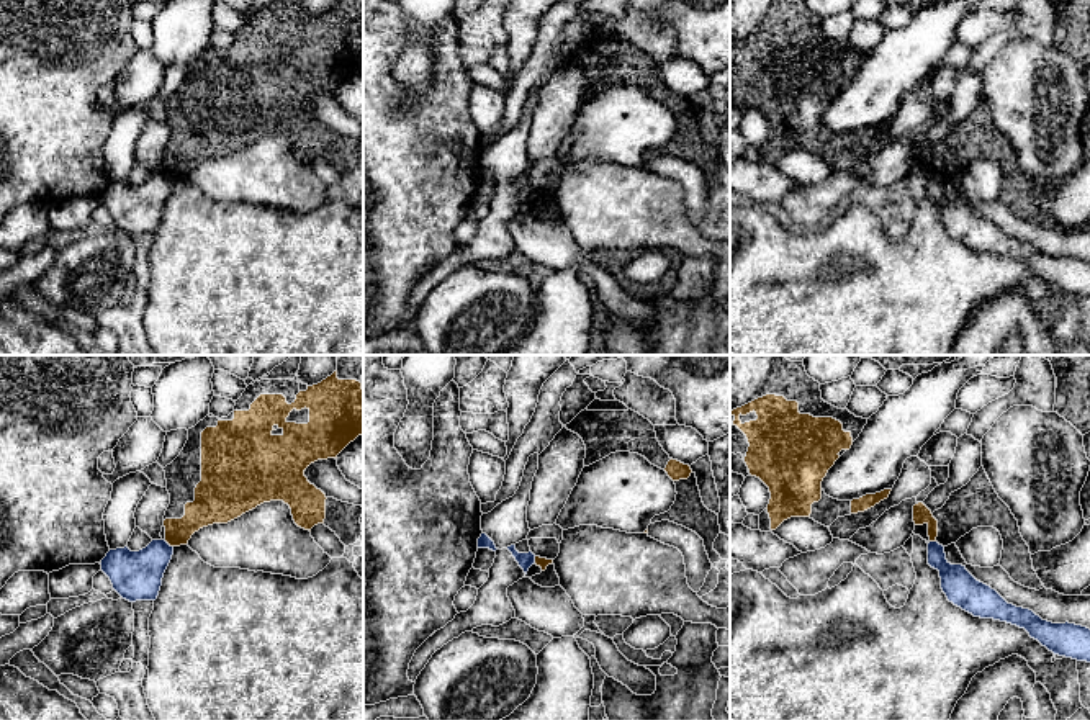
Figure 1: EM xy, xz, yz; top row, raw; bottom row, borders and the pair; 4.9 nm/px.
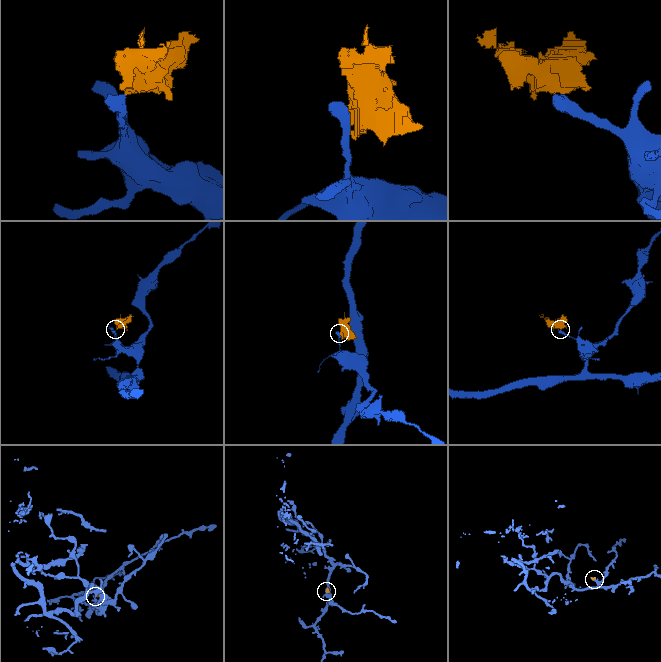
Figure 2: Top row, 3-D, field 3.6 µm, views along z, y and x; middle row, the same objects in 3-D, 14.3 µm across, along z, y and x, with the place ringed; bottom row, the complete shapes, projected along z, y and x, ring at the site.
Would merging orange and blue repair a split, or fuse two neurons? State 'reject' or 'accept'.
reject

